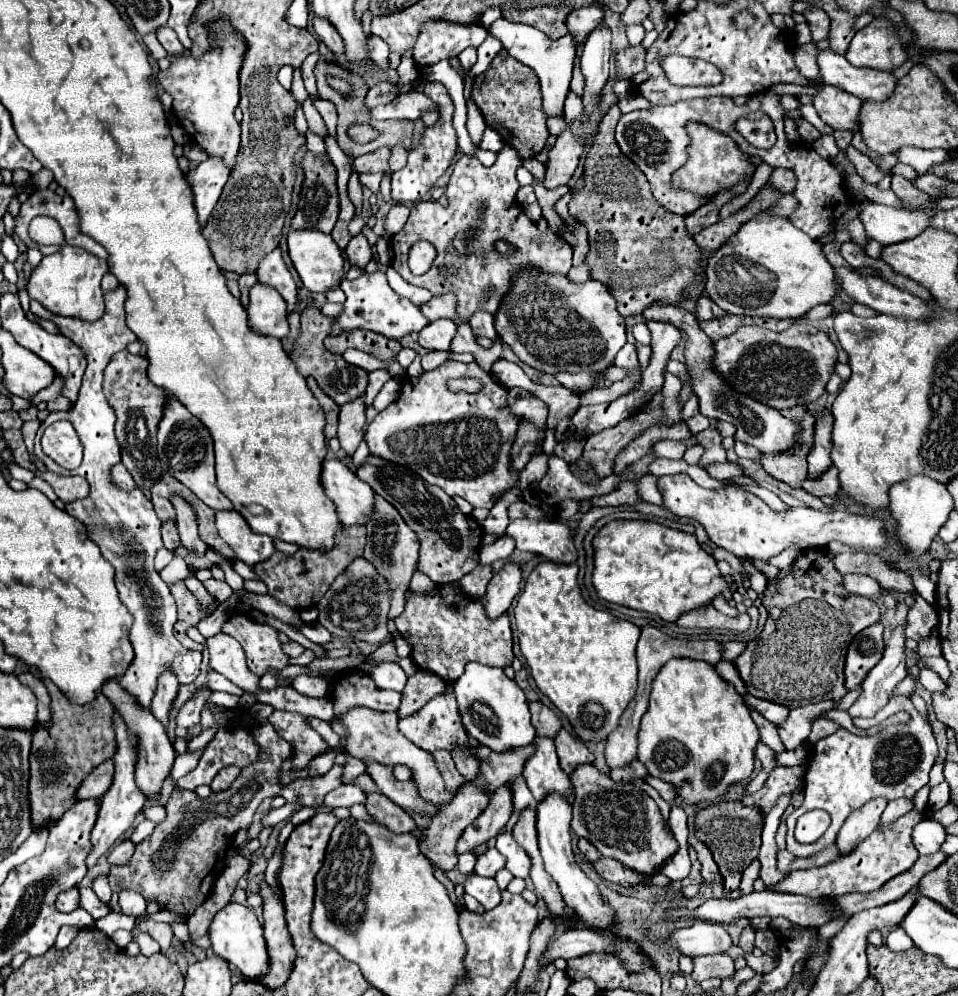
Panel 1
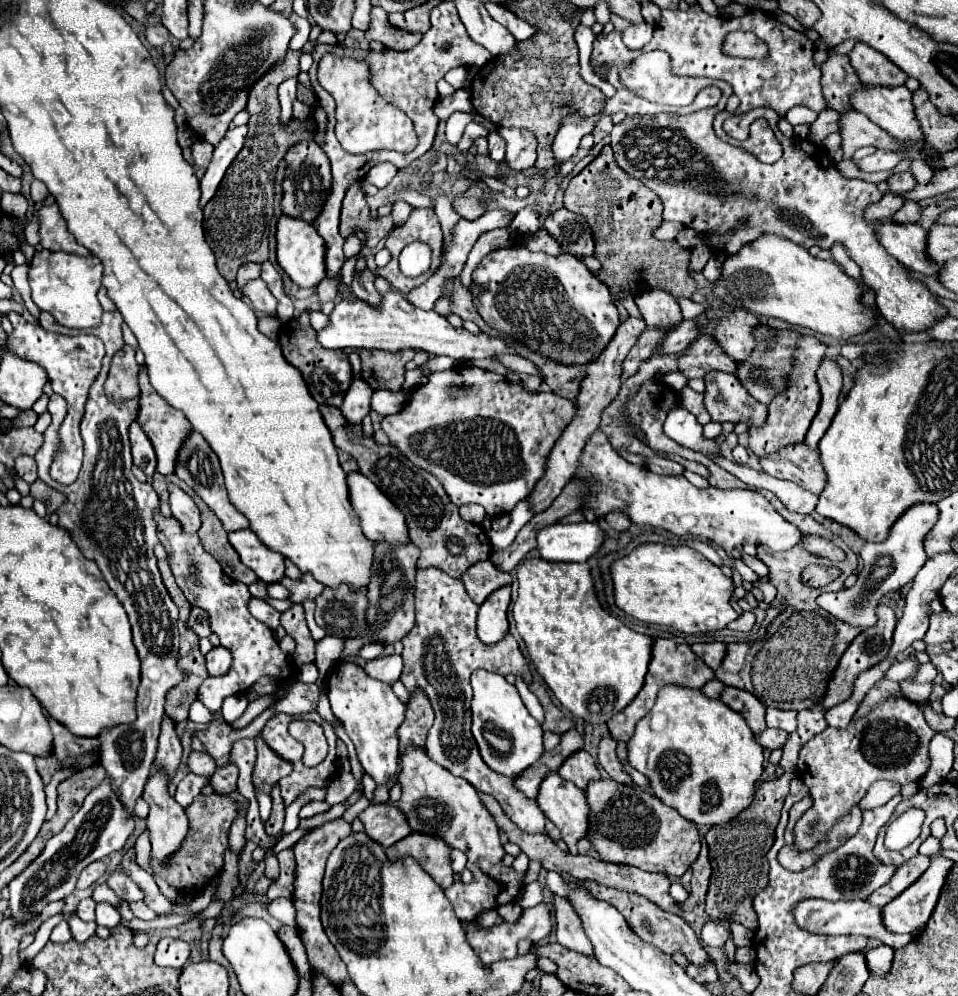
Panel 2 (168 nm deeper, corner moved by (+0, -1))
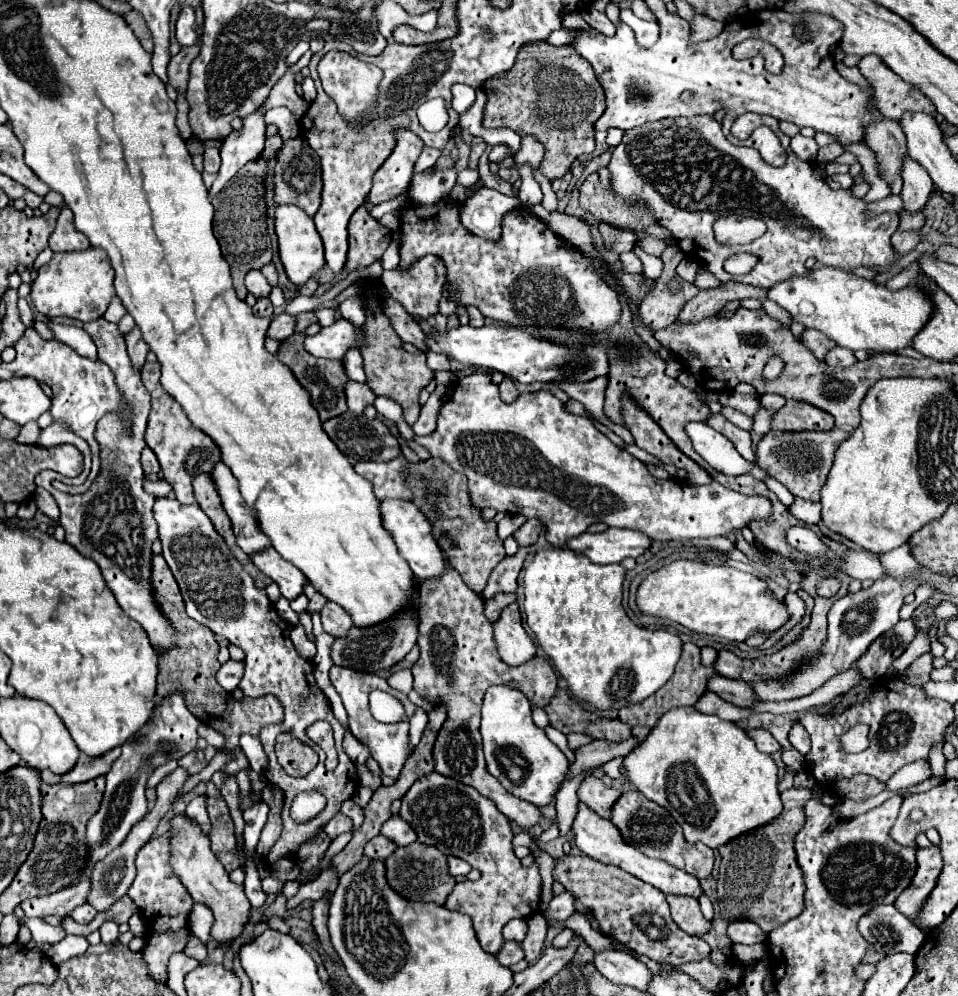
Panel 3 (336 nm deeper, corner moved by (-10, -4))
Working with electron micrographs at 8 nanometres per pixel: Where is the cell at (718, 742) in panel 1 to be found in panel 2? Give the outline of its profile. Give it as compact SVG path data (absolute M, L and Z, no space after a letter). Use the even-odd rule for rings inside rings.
M668 685L660 689L650 713L638 721L628 741L628 763L650 781L650 789L664 805L670 805L694 825L714 827L732 821L754 801L756 781L762 775L764 749L754 741L754 733L742 715L730 711L720 699L708 699L698 689Z

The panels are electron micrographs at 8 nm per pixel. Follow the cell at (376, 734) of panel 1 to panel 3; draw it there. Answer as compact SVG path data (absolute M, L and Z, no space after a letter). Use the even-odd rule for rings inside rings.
M430 772L412 784L402 798L400 816L416 830L418 842L436 846L444 854L464 858L472 868L480 870L480 879L457 882L444 906L448 910L468 914L474 922L480 946L486 952L496 954L500 944L504 944L502 926L512 918L524 918L538 912L542 894L538 864L524 868L514 854L510 820L492 800L480 796L472 786L438 772Z

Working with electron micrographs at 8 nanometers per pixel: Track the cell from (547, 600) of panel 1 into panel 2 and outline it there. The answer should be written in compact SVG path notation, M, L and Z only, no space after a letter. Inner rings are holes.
M530 557L518 565L518 583L516 629L538 673L574 717L592 725L606 723L642 689L654 637L628 629L600 607L588 563L550 563Z

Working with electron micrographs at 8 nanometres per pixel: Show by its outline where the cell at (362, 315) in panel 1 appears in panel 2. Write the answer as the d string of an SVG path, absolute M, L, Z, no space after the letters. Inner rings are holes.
M398 291L384 295L384 303L380 307L372 307L364 301L340 301L330 313L330 321L318 333L318 343L326 349L384 349L384 351L402 351L416 349L432 355L446 355L452 359L468 361L468 359L488 359L502 353L516 353L502 337L490 333L472 335L464 327L456 329L448 323L444 315L436 311L424 311L406 301L406 297Z

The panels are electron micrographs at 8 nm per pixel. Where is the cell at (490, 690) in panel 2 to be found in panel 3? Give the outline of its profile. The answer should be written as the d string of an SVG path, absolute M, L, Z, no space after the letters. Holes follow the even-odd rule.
M490 686L482 704L480 732L488 772L496 776L510 794L536 806L546 806L560 788L564 768L568 768L568 758L546 736L546 732L534 724L528 698L514 688Z

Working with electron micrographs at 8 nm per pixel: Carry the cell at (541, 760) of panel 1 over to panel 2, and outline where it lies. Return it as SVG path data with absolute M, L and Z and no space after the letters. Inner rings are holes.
M550 773L536 797L544 815L560 829L562 841L572 853L576 853L576 843L586 839L590 807L582 789L574 783L564 781L558 773Z

